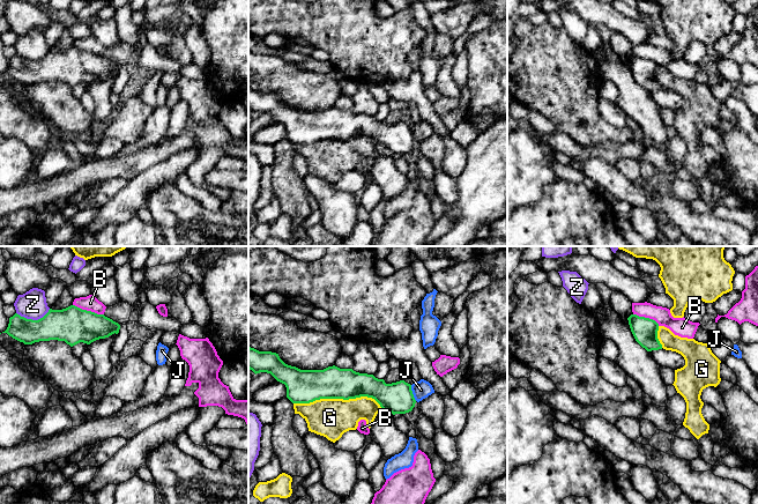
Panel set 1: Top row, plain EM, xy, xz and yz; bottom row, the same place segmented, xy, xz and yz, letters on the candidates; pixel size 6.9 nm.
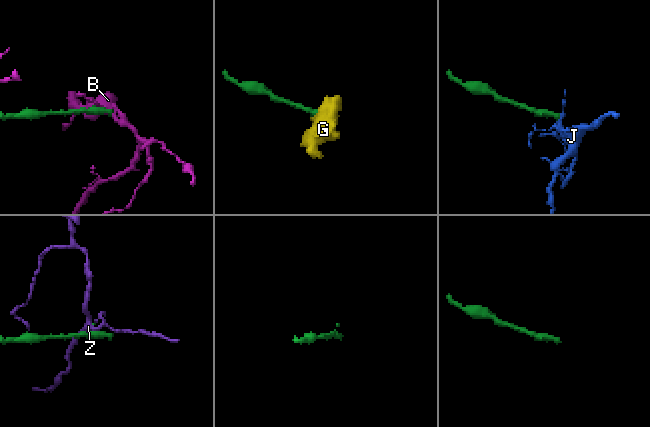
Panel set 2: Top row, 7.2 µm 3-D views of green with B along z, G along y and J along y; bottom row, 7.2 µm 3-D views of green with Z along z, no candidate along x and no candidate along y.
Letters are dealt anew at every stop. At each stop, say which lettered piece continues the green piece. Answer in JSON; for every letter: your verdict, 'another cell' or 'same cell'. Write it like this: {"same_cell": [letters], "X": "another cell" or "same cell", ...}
{"same_cell": [], "B": "another cell", "G": "another cell", "J": "another cell", "Z": "another cell"}

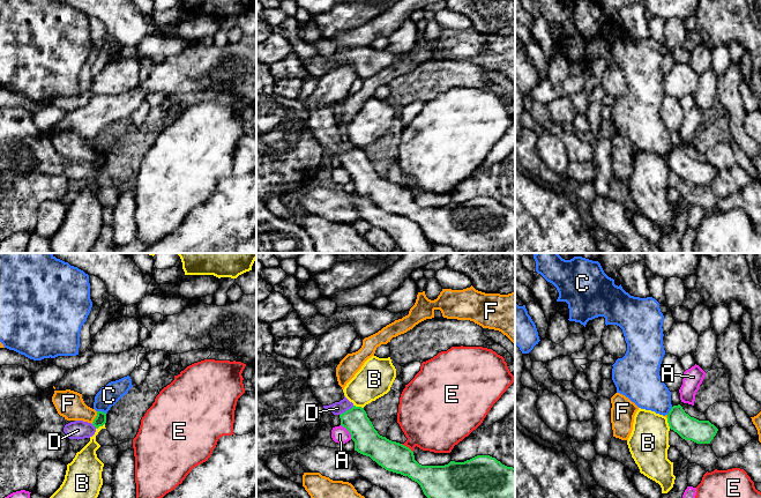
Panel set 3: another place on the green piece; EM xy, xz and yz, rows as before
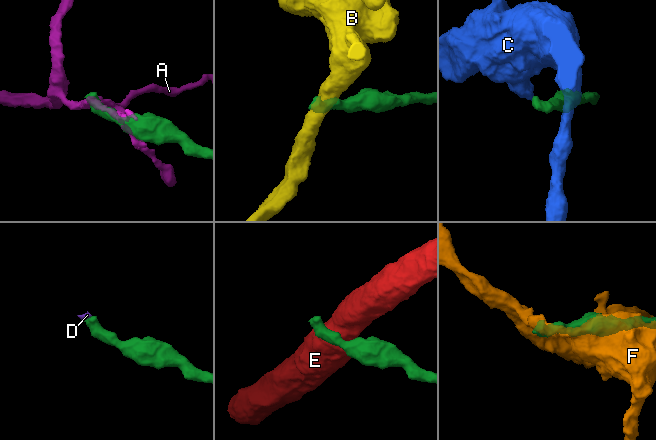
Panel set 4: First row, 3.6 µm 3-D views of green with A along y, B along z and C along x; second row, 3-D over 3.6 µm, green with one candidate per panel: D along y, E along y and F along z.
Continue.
{"same_cell": ["D"], "A": "another cell", "B": "another cell", "C": "another cell", "D": "same cell", "E": "another cell", "F": "another cell"}

